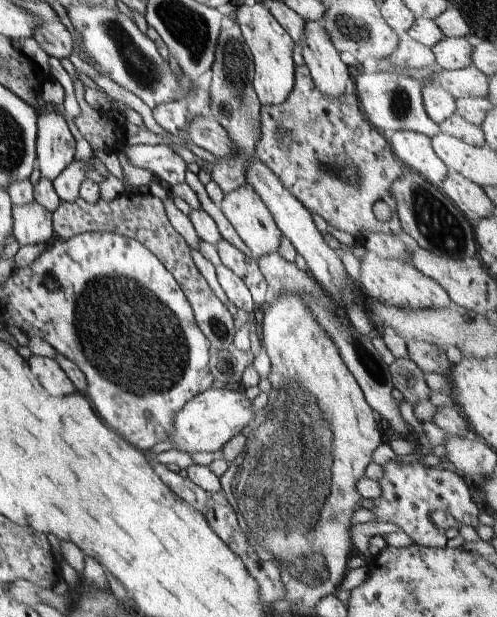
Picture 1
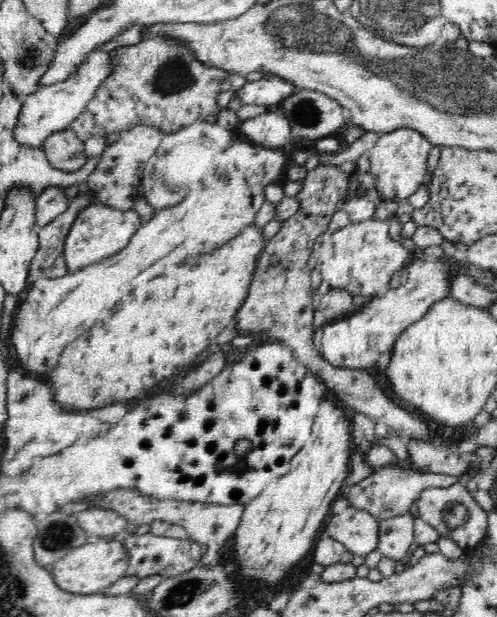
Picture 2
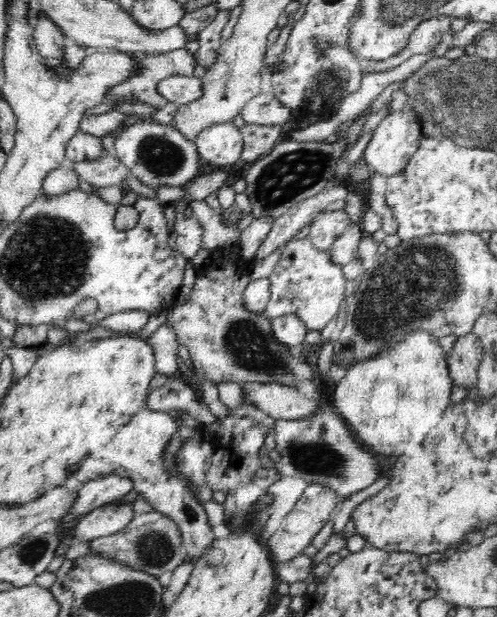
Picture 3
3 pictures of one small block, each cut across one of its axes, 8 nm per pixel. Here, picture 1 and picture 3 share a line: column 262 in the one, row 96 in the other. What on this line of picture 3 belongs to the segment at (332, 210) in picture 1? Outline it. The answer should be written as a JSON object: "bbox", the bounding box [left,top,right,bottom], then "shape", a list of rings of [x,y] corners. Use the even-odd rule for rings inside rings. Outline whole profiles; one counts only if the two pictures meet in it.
{"bbox":[107,48,197,108],"shape":[[[186,48],[180,50],[172,50],[172,52],[164,52],[164,54],[146,55],[132,54],[133,63],[135,64],[135,73],[118,83],[116,86],[110,87],[107,90],[107,100],[116,102],[116,100],[139,100],[153,108],[164,108],[168,101],[158,93],[158,84],[163,78],[168,78],[172,75],[192,75],[194,68],[197,65],[197,59]]]}

